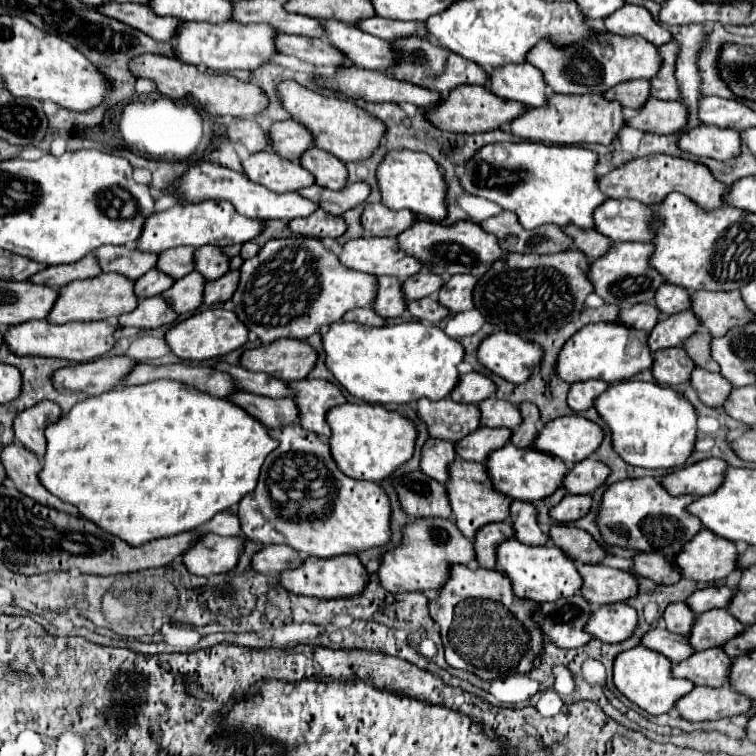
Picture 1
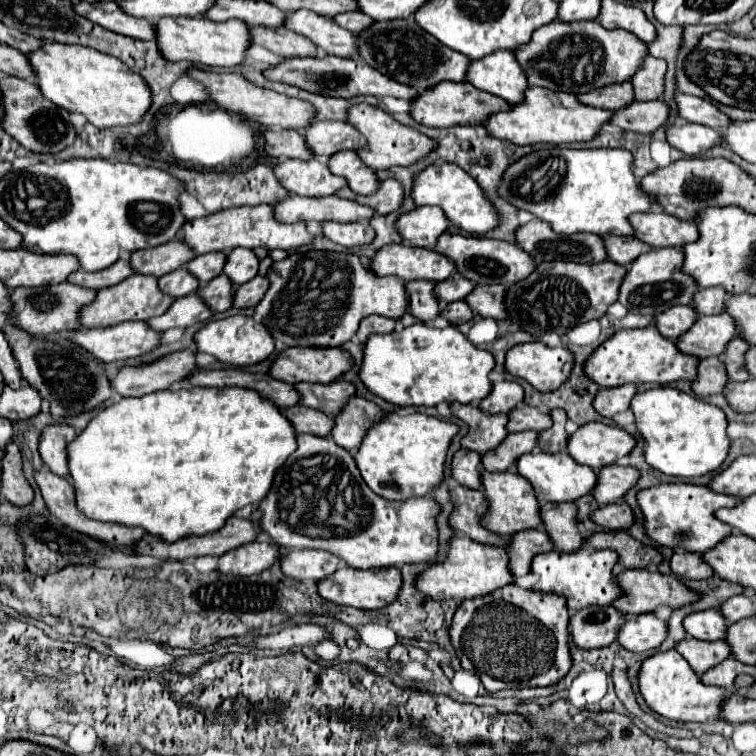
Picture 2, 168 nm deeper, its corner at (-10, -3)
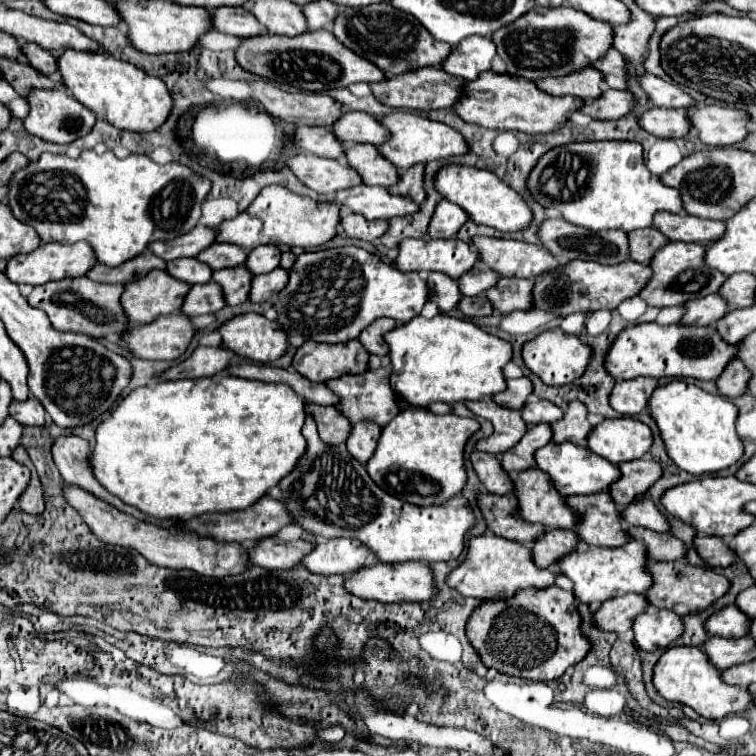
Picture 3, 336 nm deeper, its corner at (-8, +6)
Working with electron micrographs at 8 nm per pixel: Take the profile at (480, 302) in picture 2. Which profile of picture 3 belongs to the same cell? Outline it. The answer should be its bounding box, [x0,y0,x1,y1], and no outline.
[486,277,532,313]

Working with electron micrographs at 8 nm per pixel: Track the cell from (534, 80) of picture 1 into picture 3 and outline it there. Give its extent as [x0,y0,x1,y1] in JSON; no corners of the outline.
[444,37,496,81]

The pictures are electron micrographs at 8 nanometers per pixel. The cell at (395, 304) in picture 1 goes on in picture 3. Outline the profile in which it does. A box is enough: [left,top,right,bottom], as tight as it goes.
[428,273,460,313]

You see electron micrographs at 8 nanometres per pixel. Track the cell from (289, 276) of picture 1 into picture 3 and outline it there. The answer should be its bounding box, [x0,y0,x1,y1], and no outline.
[274,247,428,343]

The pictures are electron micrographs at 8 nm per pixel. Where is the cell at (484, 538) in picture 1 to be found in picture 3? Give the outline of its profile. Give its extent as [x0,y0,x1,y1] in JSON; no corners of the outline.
[532,529,578,567]

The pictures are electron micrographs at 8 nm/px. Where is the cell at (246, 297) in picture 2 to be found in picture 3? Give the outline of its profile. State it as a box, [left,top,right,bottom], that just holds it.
[248,267,288,303]

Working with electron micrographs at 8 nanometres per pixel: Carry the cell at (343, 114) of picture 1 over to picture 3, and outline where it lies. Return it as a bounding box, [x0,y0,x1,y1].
[380,111,468,171]

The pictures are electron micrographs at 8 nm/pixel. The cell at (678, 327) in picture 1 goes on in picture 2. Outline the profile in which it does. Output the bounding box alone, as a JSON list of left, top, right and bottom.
[676,312,738,358]

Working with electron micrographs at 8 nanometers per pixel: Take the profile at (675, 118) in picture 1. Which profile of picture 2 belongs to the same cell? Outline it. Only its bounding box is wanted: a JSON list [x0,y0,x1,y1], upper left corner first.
[610,100,668,136]

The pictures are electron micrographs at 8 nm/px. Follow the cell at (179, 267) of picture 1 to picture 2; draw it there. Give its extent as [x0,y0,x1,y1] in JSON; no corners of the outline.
[186,252,226,282]

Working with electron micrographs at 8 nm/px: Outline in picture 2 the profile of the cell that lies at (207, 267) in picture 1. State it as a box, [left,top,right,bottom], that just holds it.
[224,248,260,286]

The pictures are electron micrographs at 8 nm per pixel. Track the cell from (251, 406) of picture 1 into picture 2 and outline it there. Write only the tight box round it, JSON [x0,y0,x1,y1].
[282,406,334,436]

